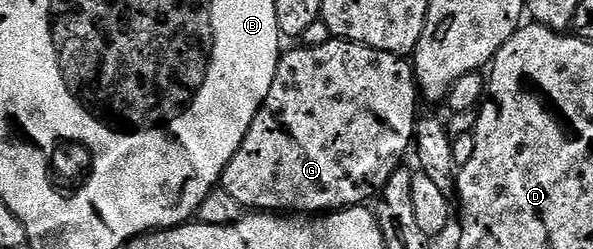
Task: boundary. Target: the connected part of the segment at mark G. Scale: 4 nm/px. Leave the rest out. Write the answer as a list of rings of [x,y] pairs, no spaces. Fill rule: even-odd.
[[[331,39],[322,45],[305,45],[301,49],[293,49],[282,52],[277,60],[275,79],[271,83],[271,91],[267,91],[265,101],[260,111],[255,115],[239,151],[227,163],[219,182],[220,188],[227,191],[239,203],[249,211],[280,211],[285,215],[324,215],[330,211],[361,207],[372,202],[381,192],[381,188],[391,179],[395,170],[402,168],[405,152],[410,152],[415,141],[415,130],[419,120],[417,113],[417,101],[419,102],[419,90],[417,78],[413,72],[412,64],[404,56],[372,49],[370,45],[360,45],[354,41],[342,41]]]

